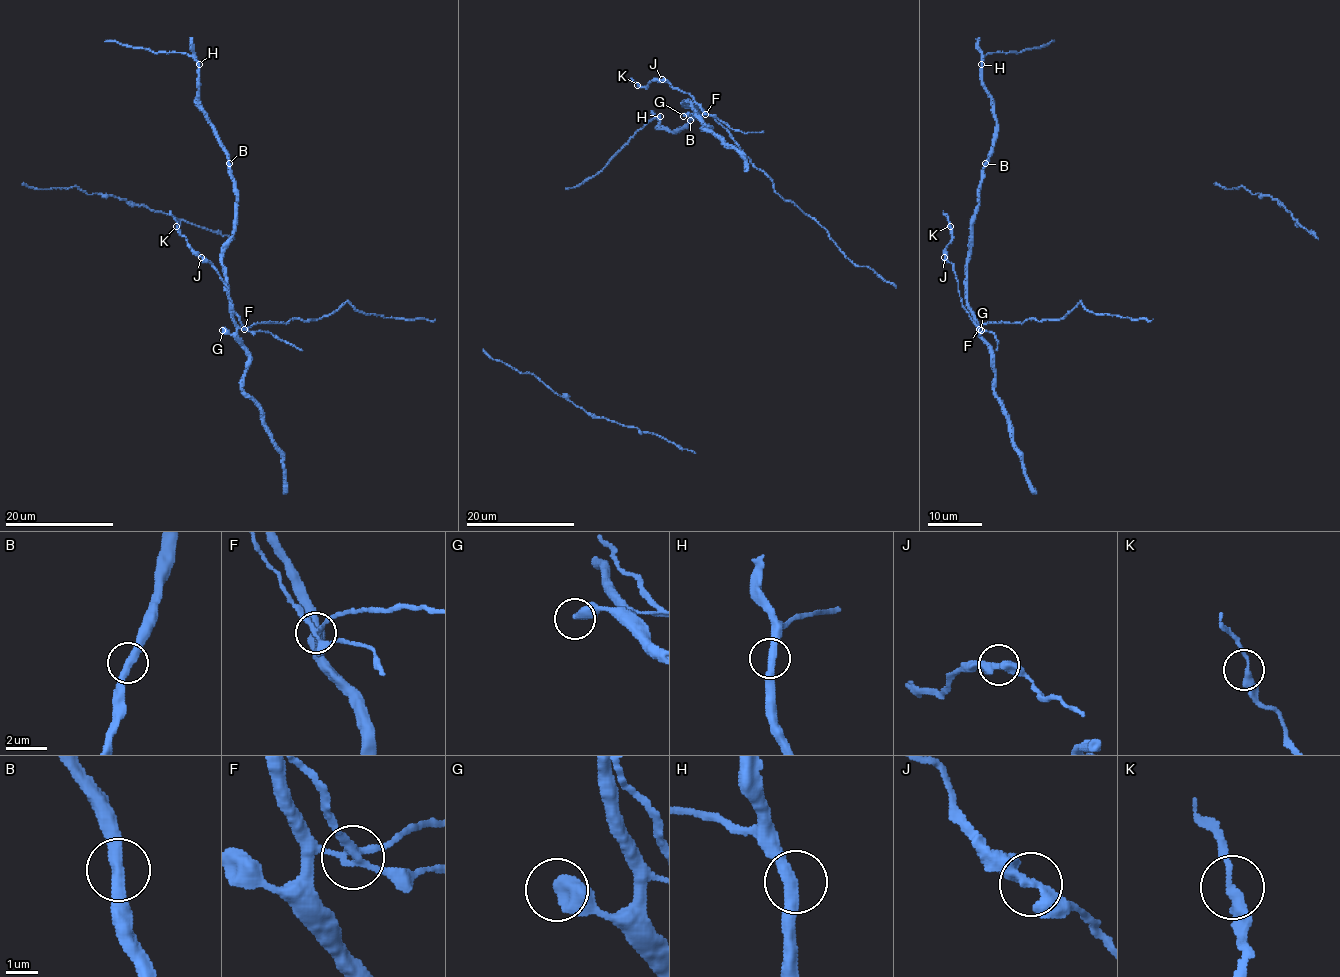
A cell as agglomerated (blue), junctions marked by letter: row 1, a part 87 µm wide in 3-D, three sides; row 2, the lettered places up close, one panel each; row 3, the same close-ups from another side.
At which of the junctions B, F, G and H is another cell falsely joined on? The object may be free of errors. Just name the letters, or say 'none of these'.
F

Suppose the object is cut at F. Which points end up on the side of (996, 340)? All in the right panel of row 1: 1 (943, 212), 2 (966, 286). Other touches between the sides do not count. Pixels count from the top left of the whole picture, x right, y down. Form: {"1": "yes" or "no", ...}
{"1": "yes", "2": "no"}

